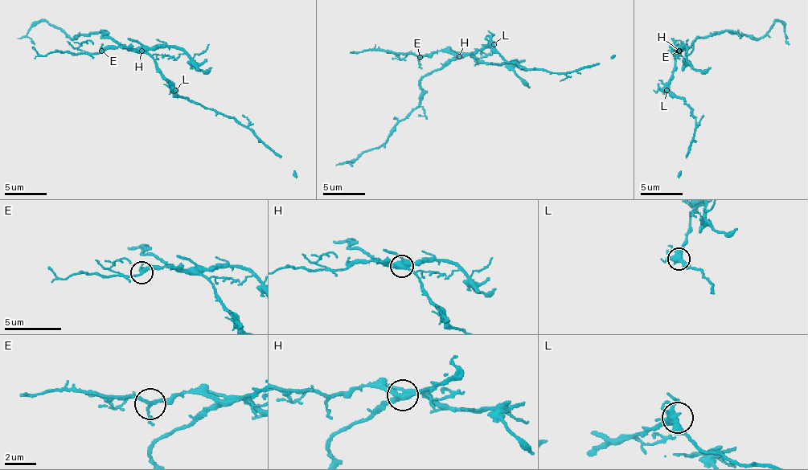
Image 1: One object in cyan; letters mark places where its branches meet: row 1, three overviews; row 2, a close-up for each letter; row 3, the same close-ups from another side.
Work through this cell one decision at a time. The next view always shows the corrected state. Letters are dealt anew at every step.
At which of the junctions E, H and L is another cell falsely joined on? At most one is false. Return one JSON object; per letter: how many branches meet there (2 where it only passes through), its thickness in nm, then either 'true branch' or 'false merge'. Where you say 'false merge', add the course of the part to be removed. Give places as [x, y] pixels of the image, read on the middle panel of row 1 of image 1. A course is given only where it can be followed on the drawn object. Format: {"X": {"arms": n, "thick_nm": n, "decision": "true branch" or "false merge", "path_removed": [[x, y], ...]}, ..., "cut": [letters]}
{"E": {"arms": 4, "thick_nm": 200, "decision": "true branch"}, "H": {"arms": 5, "thick_nm": 420, "decision": "false merge", "path_removed": [[460, 56], [490, 46], [510, 63], [565, 73], [613, 56]]}, "L": {"arms": 5, "thick_nm": 420, "decision": "true branch"}, "cut": ["H"]}

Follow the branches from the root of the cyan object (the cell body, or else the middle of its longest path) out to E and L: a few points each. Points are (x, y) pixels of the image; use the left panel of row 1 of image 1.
E: (150, 56), (119, 46), (102, 50)
L: (150, 56), (154, 60), (157, 71), (175, 90)

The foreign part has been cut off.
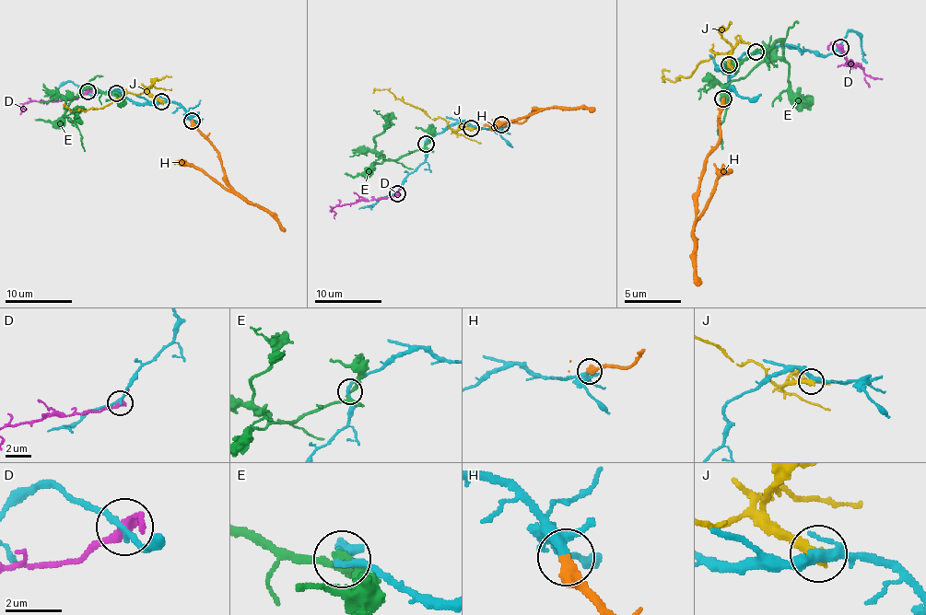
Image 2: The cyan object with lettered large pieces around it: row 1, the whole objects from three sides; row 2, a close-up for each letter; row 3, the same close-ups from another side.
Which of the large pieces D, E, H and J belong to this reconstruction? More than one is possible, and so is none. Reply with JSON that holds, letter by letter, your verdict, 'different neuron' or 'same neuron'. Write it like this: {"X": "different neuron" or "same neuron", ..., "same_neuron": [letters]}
{"D": "different neuron", "E": "different neuron", "H": "same neuron", "J": "different neuron", "same_neuron": ["H"]}

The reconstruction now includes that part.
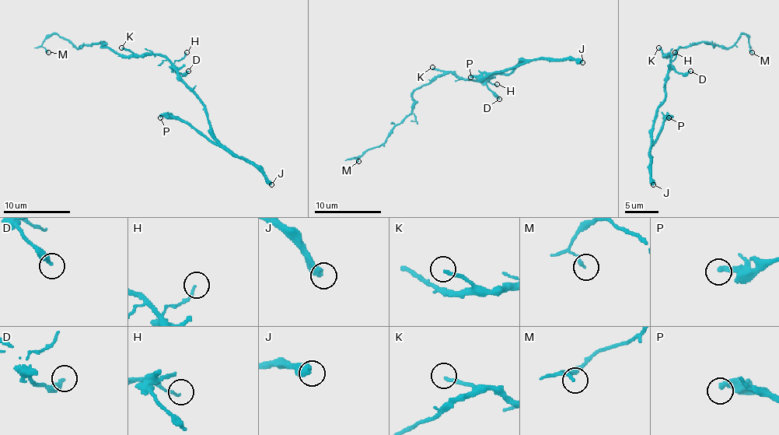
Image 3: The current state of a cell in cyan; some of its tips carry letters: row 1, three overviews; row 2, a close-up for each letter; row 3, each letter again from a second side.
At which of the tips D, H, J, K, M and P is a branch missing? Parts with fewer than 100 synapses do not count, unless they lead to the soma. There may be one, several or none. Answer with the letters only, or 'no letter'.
J

